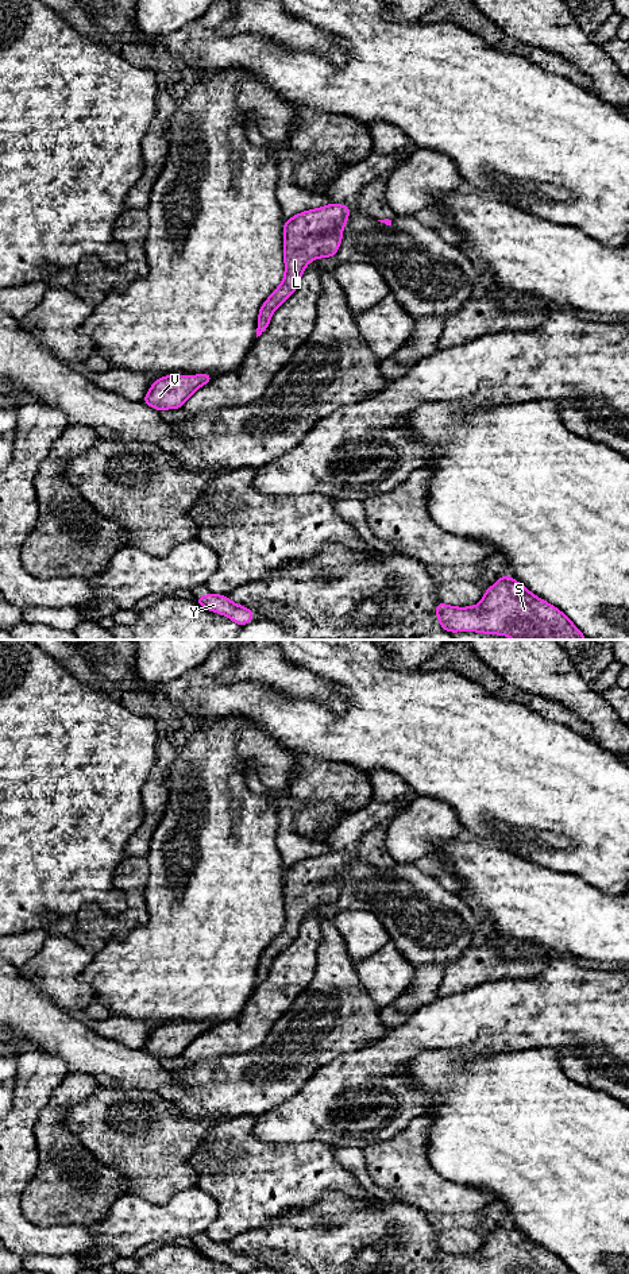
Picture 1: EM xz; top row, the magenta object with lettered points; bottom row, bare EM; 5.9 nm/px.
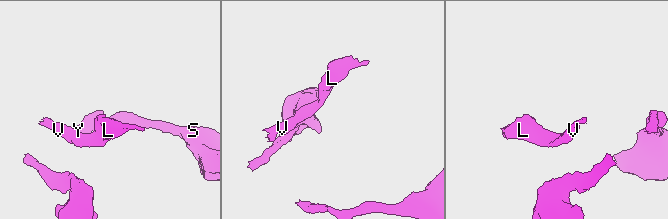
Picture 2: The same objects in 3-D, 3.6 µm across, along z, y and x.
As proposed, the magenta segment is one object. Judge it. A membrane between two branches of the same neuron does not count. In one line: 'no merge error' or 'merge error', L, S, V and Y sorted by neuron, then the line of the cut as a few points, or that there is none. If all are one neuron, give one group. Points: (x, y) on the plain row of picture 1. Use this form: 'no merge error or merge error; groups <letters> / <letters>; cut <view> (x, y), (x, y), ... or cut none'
no merge error; groups L S V Y; cut none

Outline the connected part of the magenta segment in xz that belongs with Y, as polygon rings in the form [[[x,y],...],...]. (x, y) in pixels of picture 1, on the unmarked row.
[[[208,1240],[205,1244],[197,1244],[196,1248],[204,1256],[225,1263],[239,1274],[244,1274],[254,1267],[252,1258],[231,1250],[227,1243]]]

